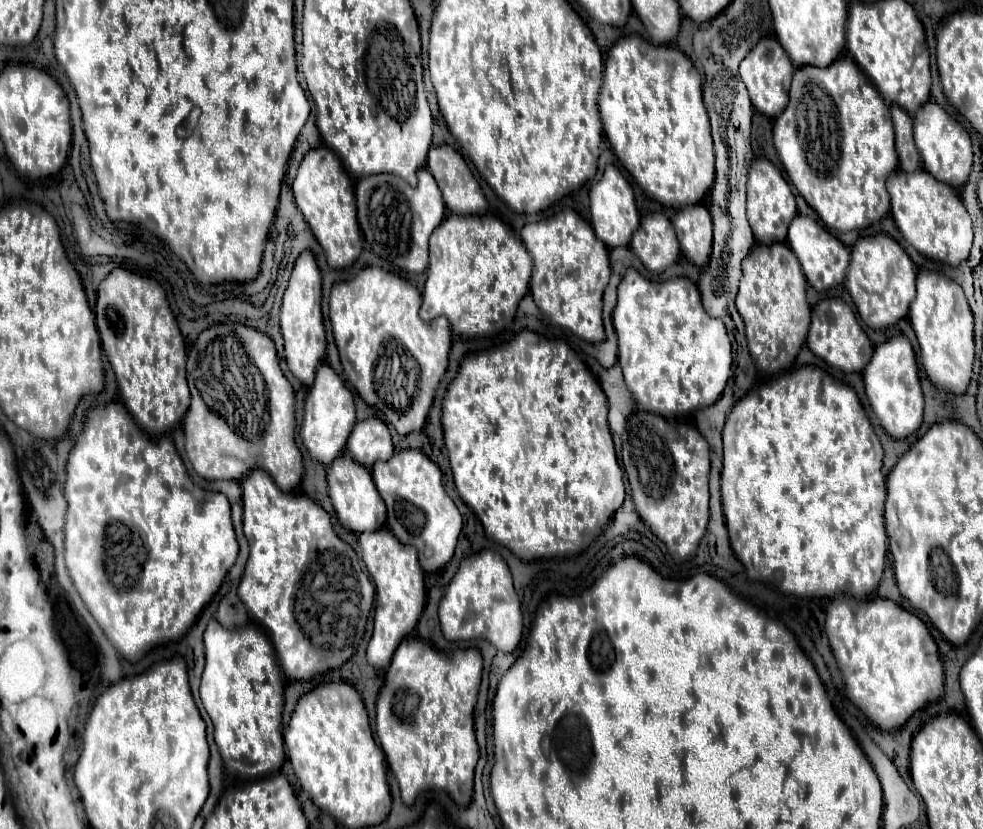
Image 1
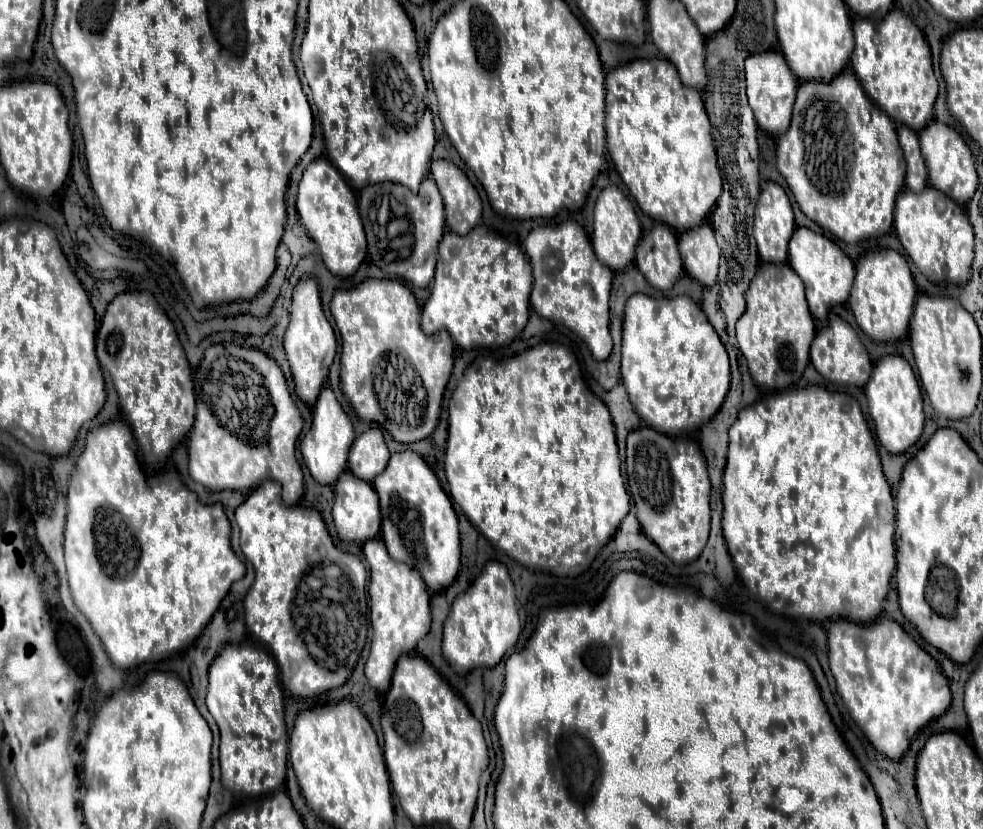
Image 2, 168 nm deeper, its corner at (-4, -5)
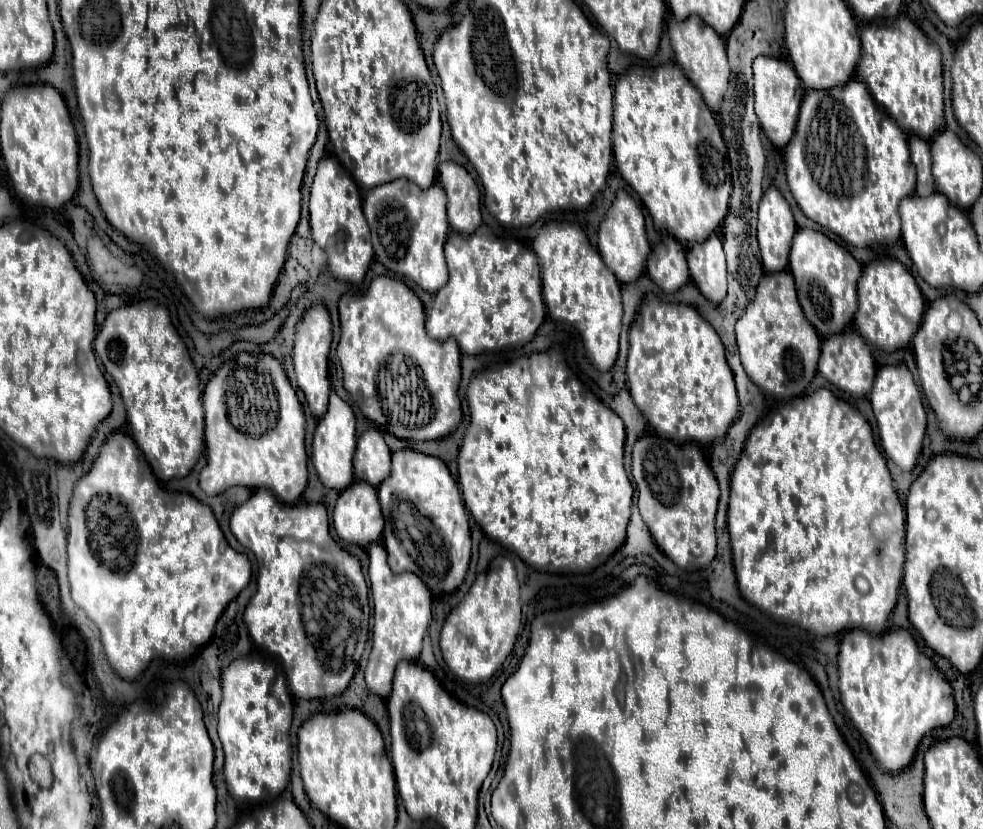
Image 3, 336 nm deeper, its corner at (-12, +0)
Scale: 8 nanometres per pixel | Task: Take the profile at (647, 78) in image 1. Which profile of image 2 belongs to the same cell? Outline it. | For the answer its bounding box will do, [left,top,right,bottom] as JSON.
[605,58,723,232]

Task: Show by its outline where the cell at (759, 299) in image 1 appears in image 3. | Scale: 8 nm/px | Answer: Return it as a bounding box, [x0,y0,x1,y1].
[735,271,821,399]

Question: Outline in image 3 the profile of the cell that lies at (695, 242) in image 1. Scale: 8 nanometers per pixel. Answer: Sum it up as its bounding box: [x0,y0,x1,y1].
[687,235,727,301]

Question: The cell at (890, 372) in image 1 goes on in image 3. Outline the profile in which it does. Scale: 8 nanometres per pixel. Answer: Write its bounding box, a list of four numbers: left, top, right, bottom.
[871,363,927,471]

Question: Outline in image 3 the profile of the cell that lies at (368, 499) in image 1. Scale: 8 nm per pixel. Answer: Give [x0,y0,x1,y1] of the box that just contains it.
[333,479,383,547]

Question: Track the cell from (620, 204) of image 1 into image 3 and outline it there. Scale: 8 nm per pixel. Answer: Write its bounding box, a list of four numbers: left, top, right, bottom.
[597,189,649,283]

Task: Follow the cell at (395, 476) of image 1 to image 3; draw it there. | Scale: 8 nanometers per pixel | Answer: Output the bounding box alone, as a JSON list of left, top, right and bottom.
[377,449,471,593]

